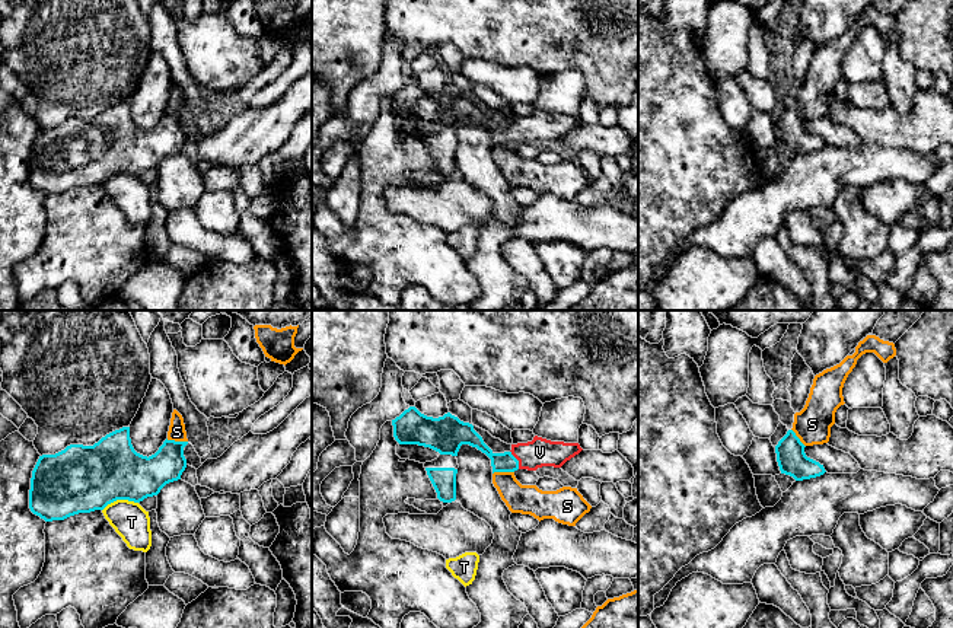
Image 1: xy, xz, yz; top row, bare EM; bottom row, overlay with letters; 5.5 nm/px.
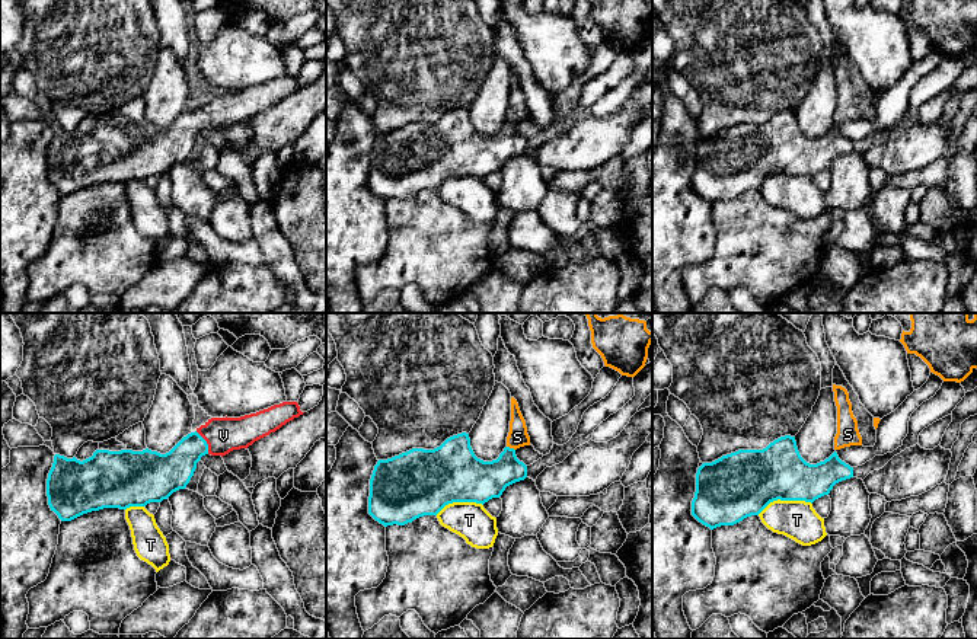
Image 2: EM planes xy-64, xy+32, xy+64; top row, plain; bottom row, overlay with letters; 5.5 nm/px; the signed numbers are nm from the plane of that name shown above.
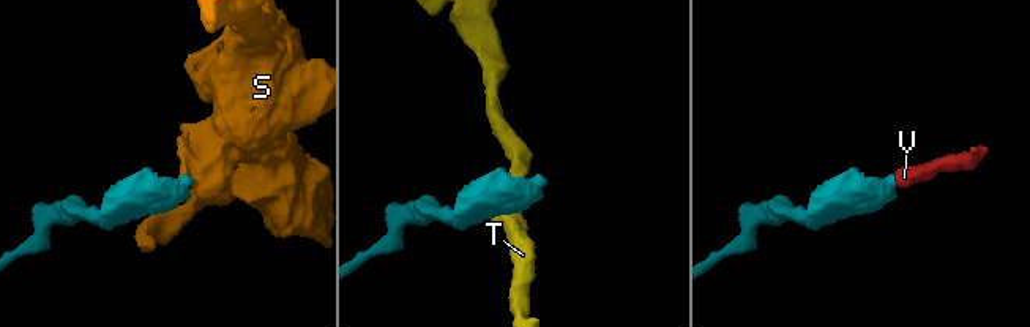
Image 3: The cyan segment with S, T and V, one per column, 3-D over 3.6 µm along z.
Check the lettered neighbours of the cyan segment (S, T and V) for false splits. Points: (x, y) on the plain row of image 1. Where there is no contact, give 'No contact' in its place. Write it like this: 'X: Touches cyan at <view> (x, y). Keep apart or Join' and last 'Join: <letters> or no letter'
S: Touches cyan at xz (503, 144). Keep apart
T: Touches cyan at xy (120, 172). Keep apart
V: Touches cyan at xz (516, 133). Join
Join: V

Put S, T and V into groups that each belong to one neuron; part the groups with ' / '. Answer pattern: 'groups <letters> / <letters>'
groups S / T / V

